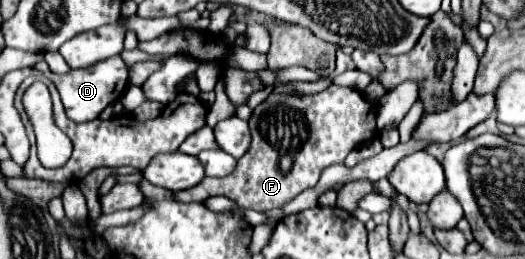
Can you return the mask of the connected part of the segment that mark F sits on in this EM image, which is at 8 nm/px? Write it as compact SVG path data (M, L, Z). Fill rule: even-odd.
M328 86L326 90L318 94L304 94L304 96L292 96L292 94L270 94L252 114L250 118L250 130L252 130L252 146L238 160L236 170L228 178L204 178L200 184L184 190L184 192L172 192L174 200L180 202L204 202L208 196L226 196L232 202L236 202L240 208L250 208L256 212L266 212L272 208L282 208L290 200L294 200L300 192L314 188L318 184L320 172L330 164L342 164L344 158L358 146L372 138L376 138L376 108L370 100L360 96L358 90L352 88L340 88L340 86Z

